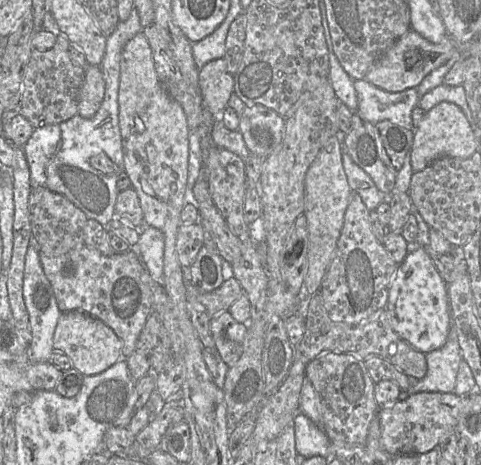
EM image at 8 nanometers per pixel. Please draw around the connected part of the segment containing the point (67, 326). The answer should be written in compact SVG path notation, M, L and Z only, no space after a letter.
M68 311L59 317L53 338L54 352L66 354L74 369L83 376L99 374L122 358L122 341L101 320L92 317L82 311Z

